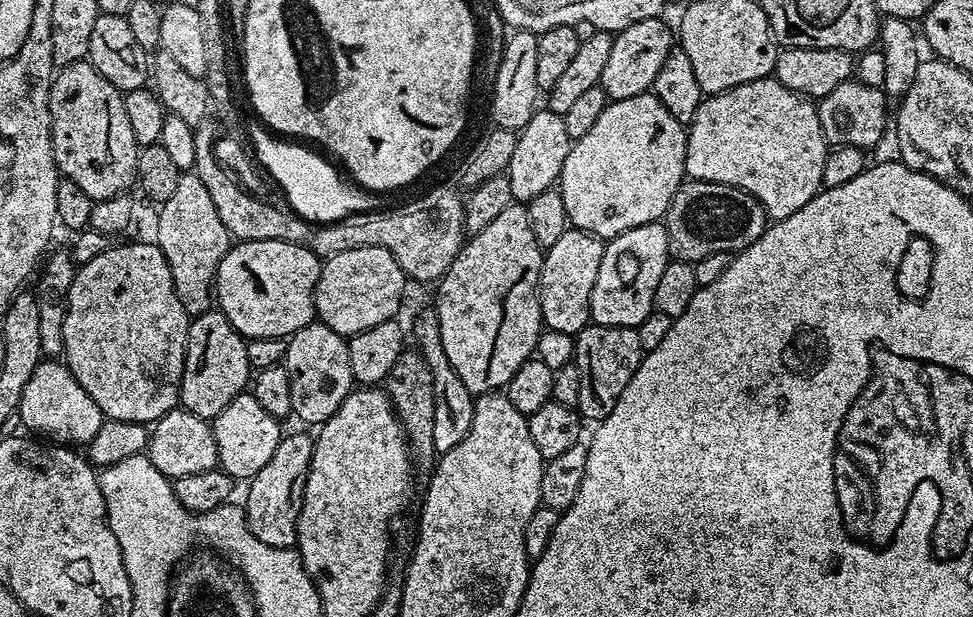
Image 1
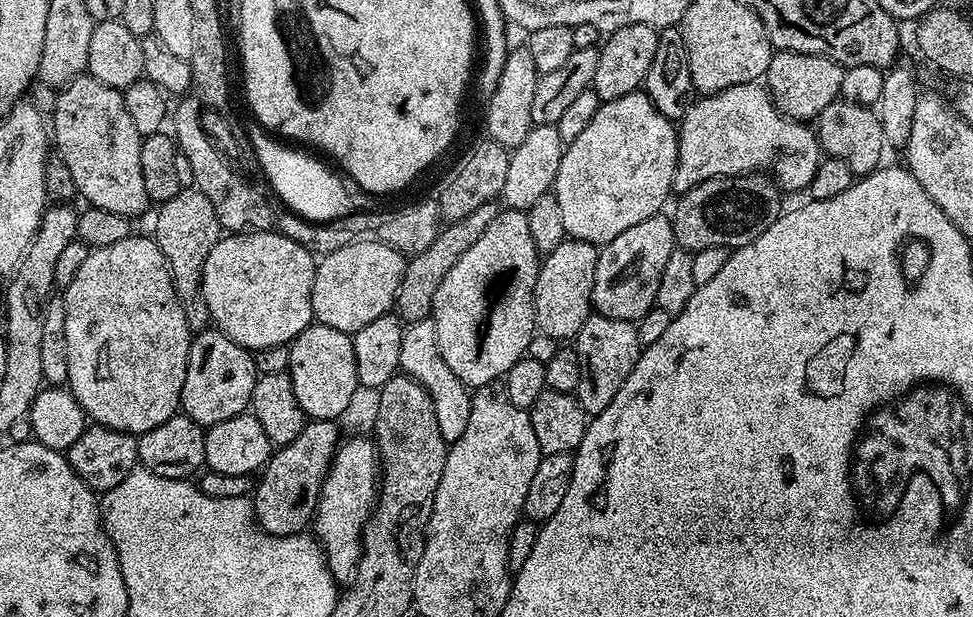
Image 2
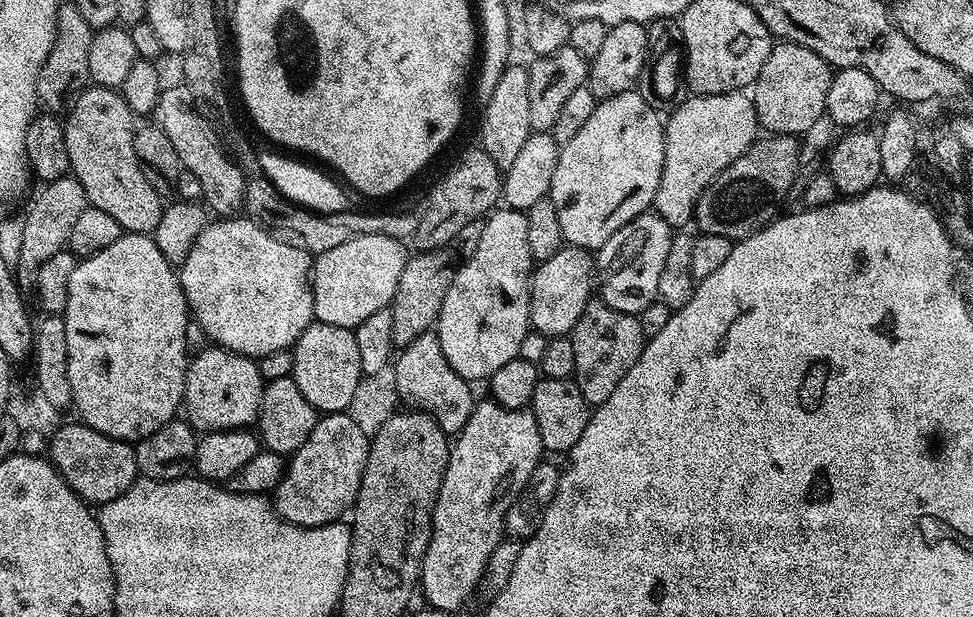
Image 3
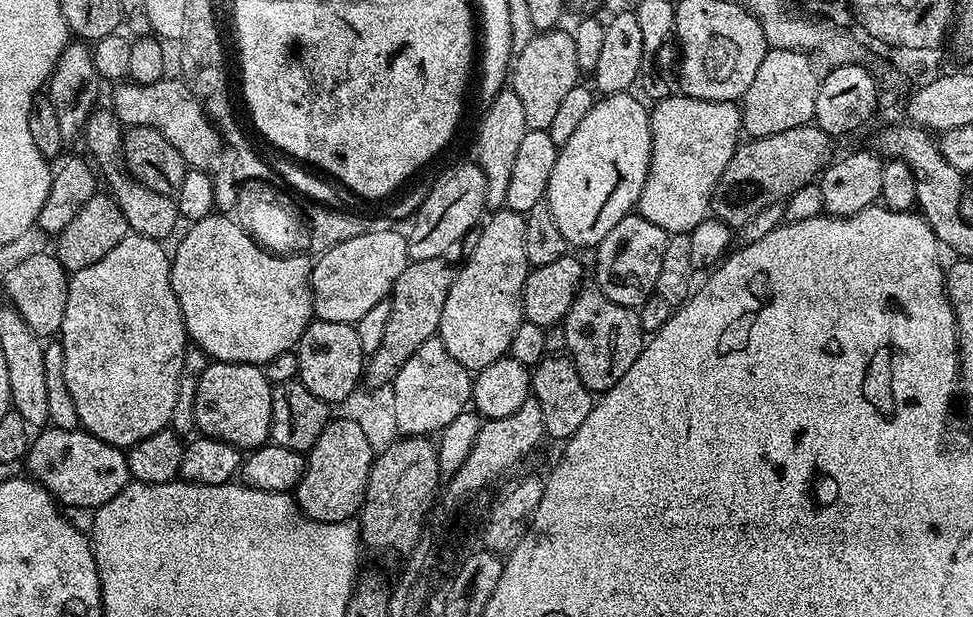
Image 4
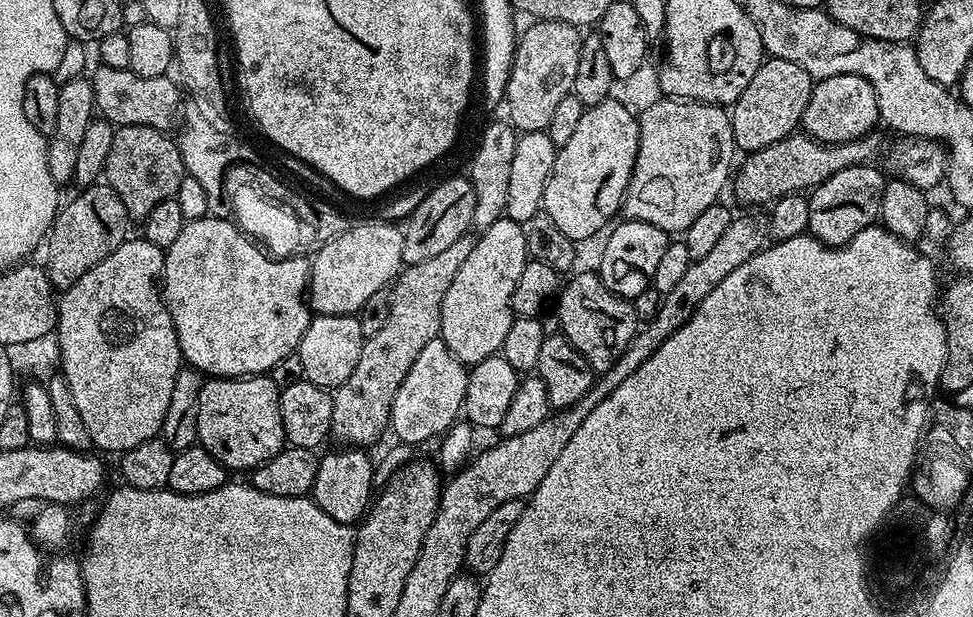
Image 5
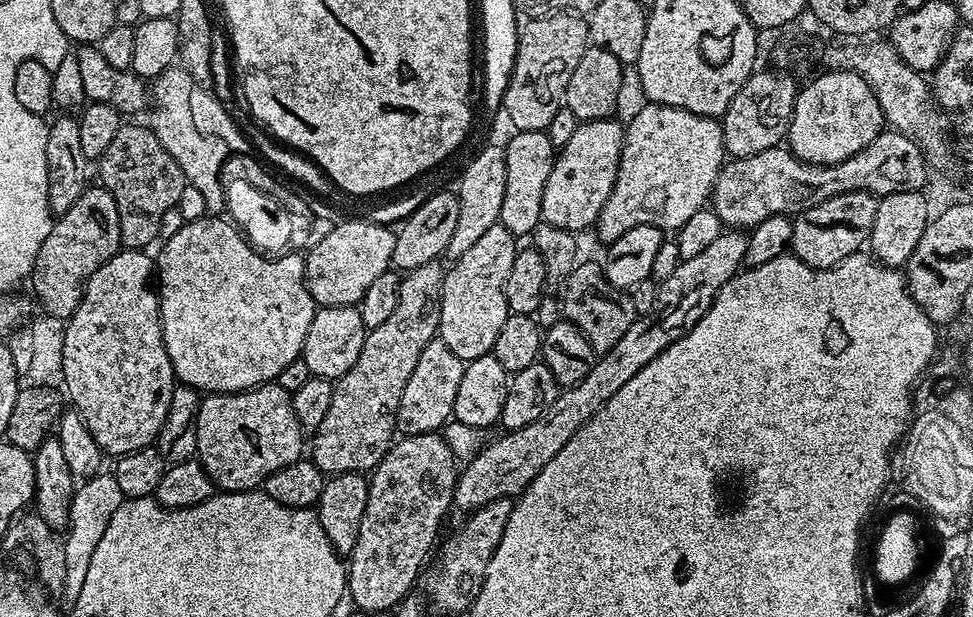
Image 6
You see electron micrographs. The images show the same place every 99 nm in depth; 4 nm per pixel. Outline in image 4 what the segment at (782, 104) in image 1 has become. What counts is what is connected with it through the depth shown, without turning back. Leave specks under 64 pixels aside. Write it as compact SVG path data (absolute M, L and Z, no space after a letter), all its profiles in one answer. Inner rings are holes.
M683 94L675 95L651 105L652 157L638 205L638 215L646 218L646 222L654 222L654 226L669 234L690 233L698 222L709 219L712 195L722 178L722 170L726 170L726 162L730 162L737 144L742 140L740 110L733 101L695 100Z

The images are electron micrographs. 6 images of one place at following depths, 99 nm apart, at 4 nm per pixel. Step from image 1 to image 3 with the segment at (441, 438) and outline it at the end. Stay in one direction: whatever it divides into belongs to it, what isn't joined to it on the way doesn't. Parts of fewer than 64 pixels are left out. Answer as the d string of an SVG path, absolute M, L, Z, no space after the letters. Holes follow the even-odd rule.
M435 331L422 334L405 348L399 349L394 367L397 394L404 404L408 403L405 405L430 414L430 418L434 418L434 422L438 422L438 426L442 426L446 433L459 434L464 429L474 407L473 385L461 378L450 362L446 362L446 354L442 354L442 346Z

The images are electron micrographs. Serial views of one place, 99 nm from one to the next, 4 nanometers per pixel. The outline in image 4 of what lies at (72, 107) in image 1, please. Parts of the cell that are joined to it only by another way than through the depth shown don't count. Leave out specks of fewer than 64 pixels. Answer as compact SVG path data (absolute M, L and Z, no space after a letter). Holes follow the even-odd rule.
M103 106L93 110L84 124L83 140L85 146L88 147L87 155L90 157L91 163L98 169L103 183L104 180L108 183L107 191L110 193L112 201L122 210L129 229L138 236L145 236L161 242L167 241L167 236L175 230L176 224L178 225L175 199L171 196L151 192L149 188L142 186L128 175L122 163L122 125L116 119L115 114Z

